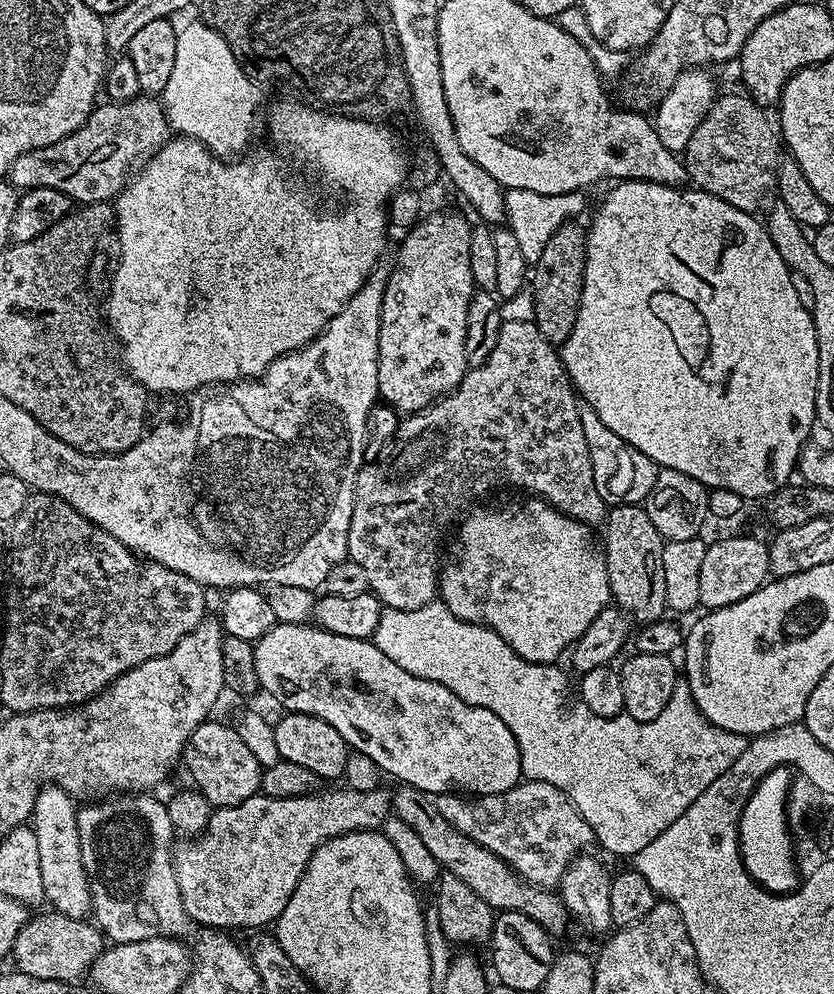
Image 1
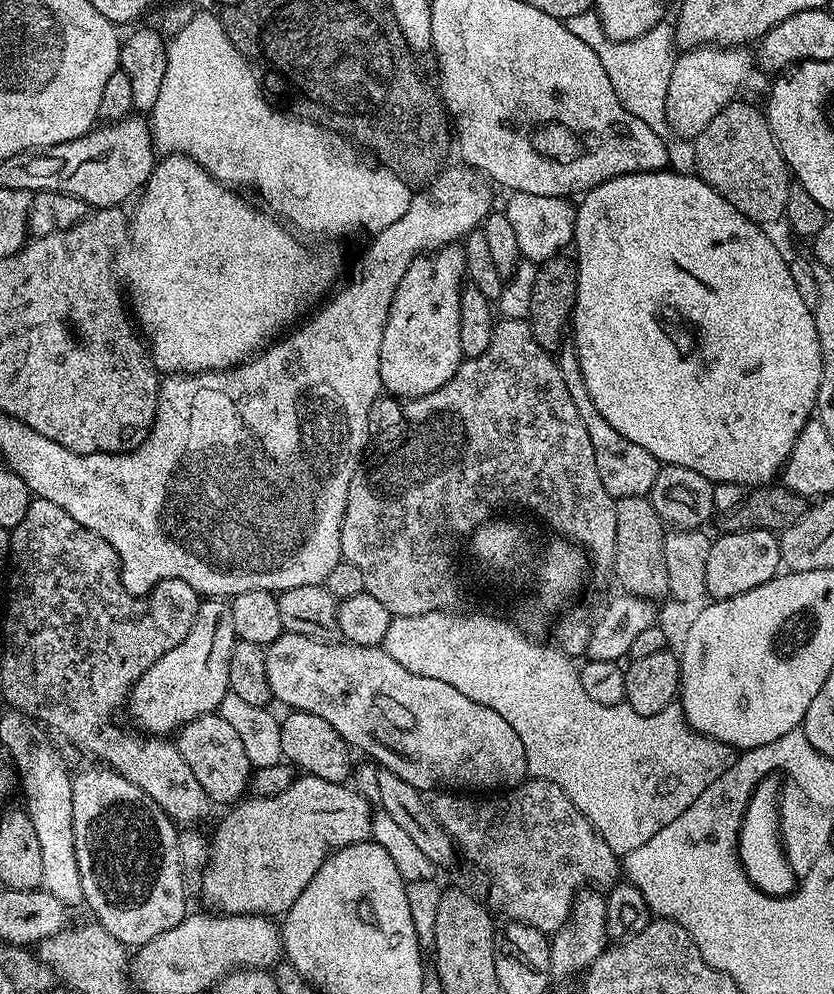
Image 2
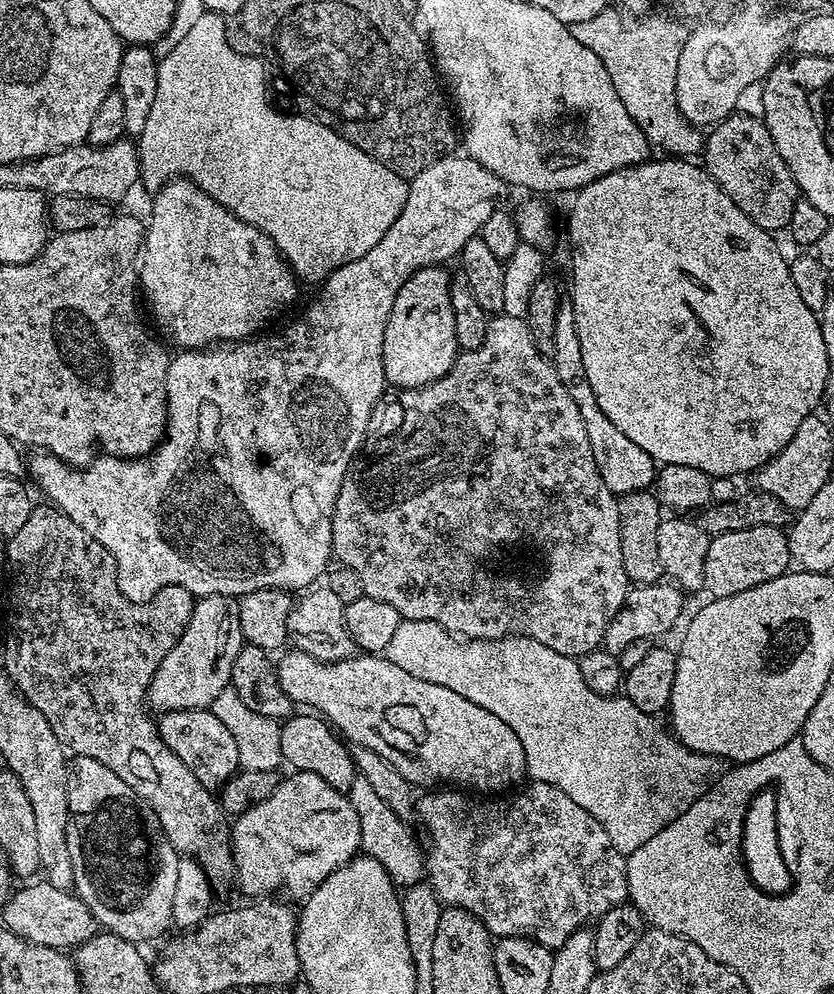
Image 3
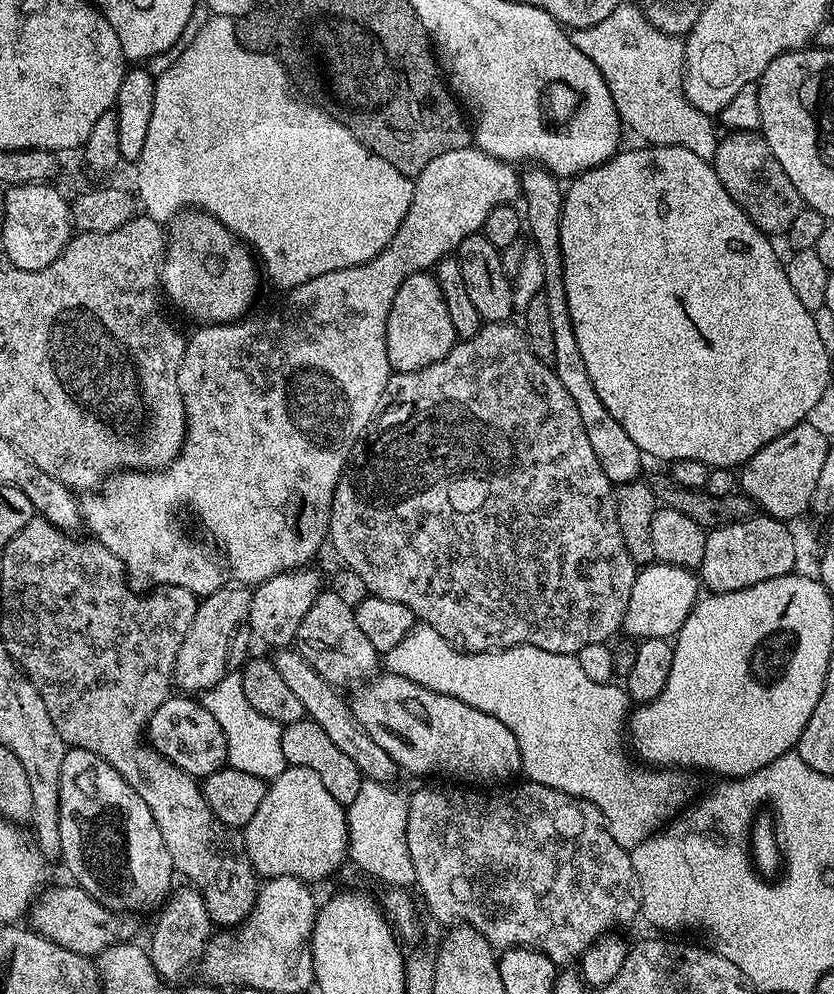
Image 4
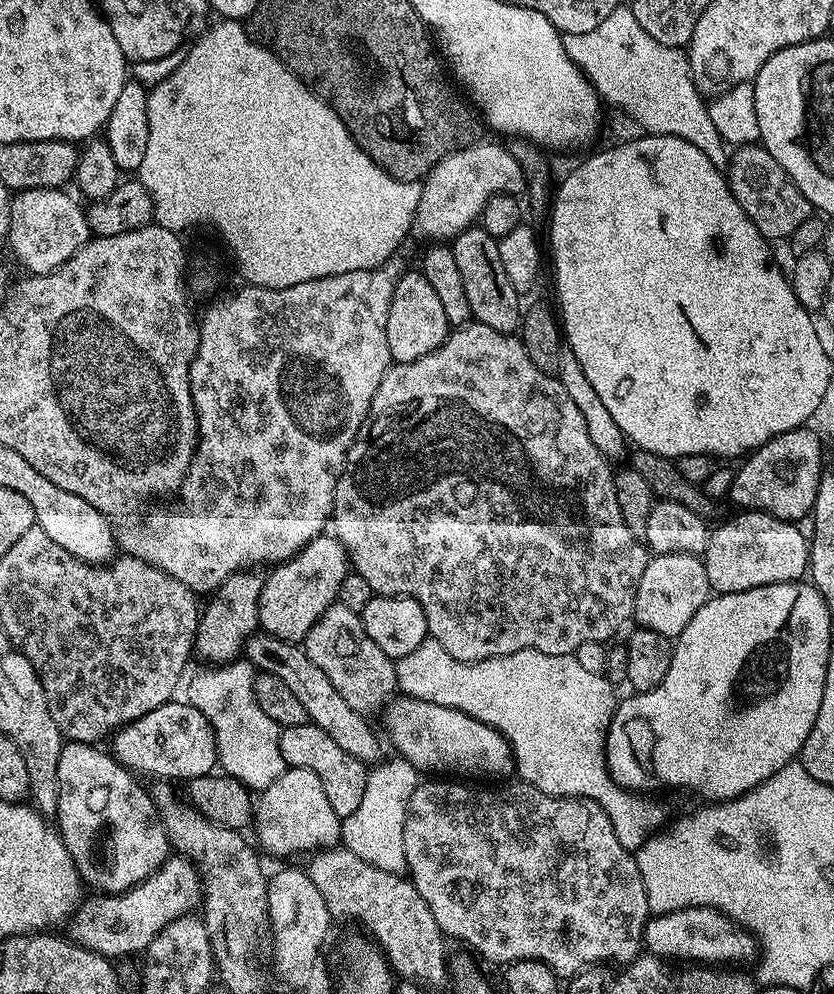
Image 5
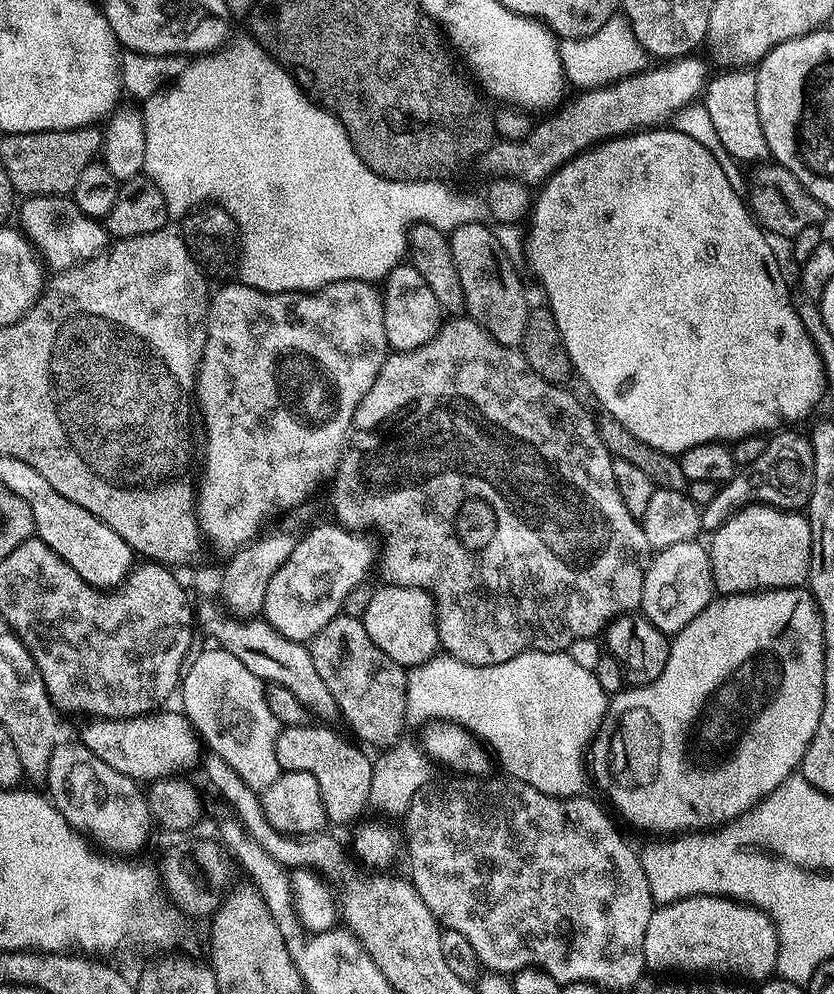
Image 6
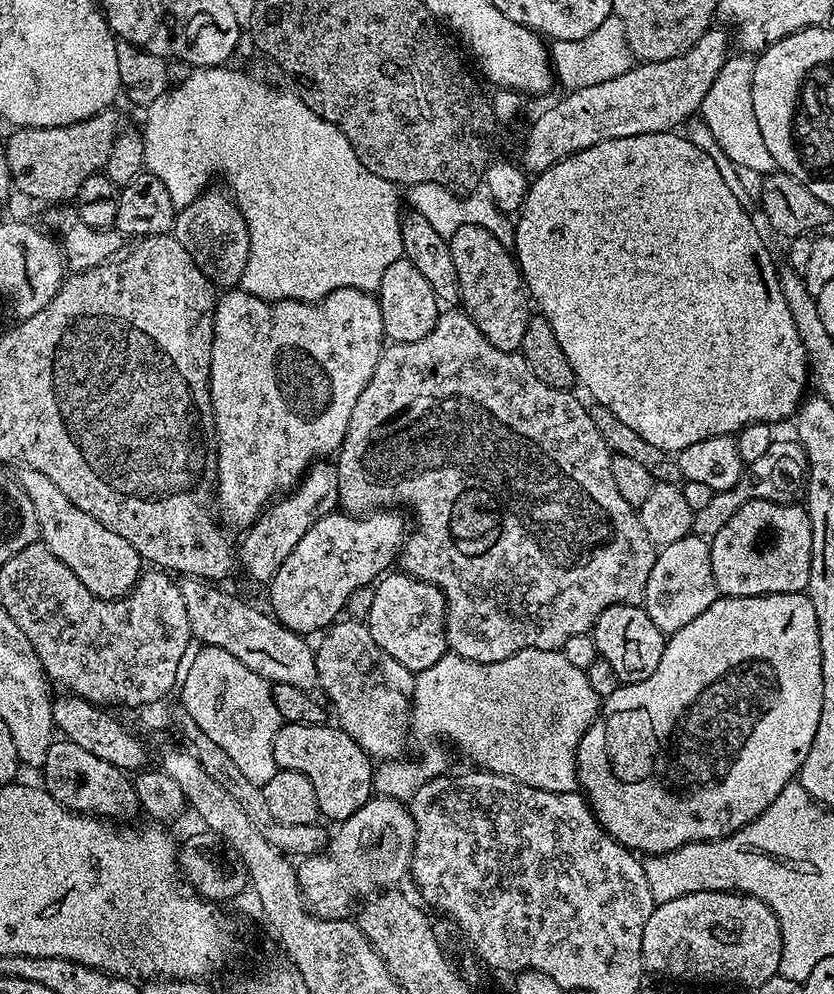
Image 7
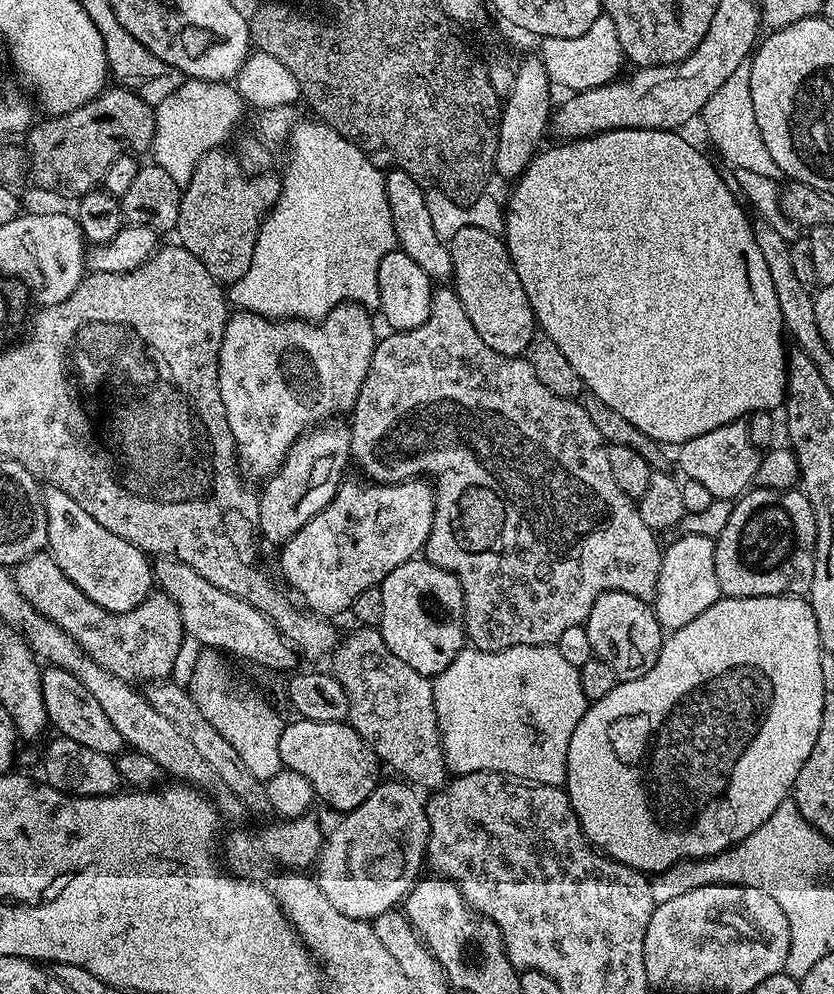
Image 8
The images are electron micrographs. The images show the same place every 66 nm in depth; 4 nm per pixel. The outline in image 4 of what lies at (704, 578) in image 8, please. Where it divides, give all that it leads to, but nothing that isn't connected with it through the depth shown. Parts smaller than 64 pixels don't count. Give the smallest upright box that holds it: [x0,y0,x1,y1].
[623,562,701,640]

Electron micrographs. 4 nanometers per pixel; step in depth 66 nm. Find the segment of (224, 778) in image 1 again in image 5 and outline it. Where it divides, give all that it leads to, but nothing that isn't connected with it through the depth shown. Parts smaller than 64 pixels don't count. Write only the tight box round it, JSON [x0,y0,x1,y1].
[111,698,218,782]

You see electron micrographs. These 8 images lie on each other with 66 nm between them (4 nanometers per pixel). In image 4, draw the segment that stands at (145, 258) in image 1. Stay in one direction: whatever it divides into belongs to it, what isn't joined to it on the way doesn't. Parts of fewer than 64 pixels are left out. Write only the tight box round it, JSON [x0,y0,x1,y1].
[160,210,262,325]

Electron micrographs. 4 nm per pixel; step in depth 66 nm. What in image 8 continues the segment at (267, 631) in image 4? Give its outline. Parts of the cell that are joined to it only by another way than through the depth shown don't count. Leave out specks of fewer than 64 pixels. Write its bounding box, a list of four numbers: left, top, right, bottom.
[279,478,436,618]

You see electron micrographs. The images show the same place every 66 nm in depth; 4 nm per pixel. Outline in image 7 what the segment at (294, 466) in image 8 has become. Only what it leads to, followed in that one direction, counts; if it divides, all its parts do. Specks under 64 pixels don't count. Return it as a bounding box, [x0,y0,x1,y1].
[238,463,340,586]

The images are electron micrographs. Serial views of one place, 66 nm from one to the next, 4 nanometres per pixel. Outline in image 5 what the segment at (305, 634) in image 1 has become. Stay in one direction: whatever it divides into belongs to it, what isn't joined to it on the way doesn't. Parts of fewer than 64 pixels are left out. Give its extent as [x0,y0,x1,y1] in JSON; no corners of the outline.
[382,694,516,782]

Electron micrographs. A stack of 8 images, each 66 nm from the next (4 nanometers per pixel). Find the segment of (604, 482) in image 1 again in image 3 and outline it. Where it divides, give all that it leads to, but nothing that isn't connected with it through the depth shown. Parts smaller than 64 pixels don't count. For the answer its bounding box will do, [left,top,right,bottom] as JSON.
[550,299,658,497]

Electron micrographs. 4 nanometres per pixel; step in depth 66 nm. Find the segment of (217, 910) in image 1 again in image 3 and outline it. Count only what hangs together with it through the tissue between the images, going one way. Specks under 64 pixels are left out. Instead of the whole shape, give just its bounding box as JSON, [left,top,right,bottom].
[231,771,361,901]

